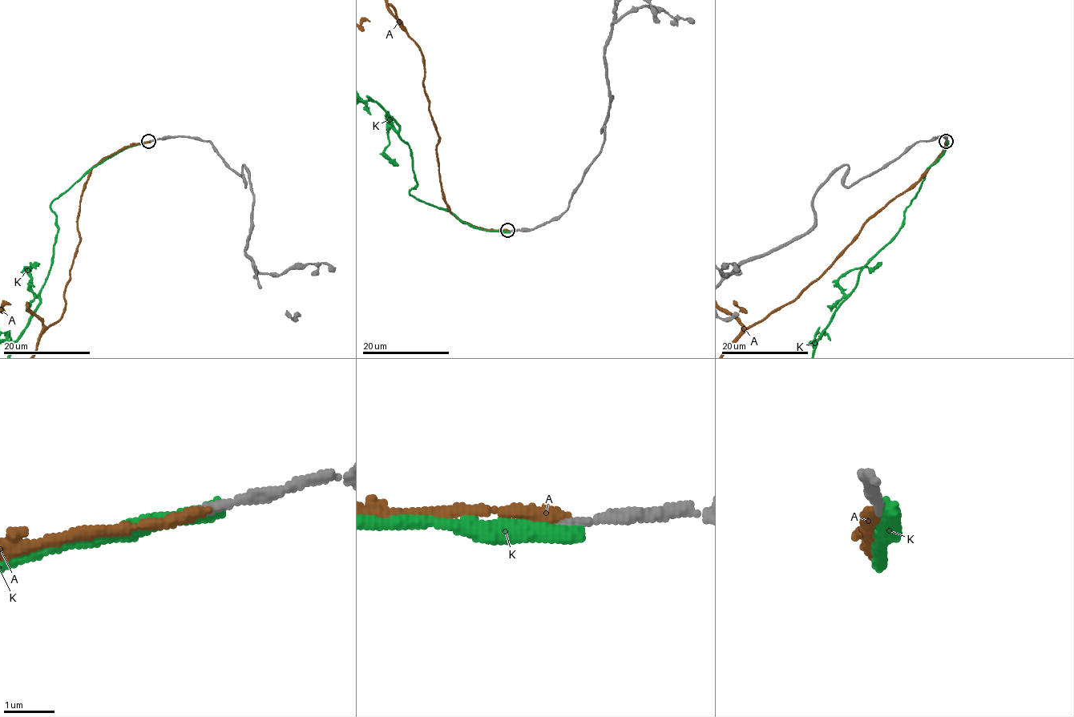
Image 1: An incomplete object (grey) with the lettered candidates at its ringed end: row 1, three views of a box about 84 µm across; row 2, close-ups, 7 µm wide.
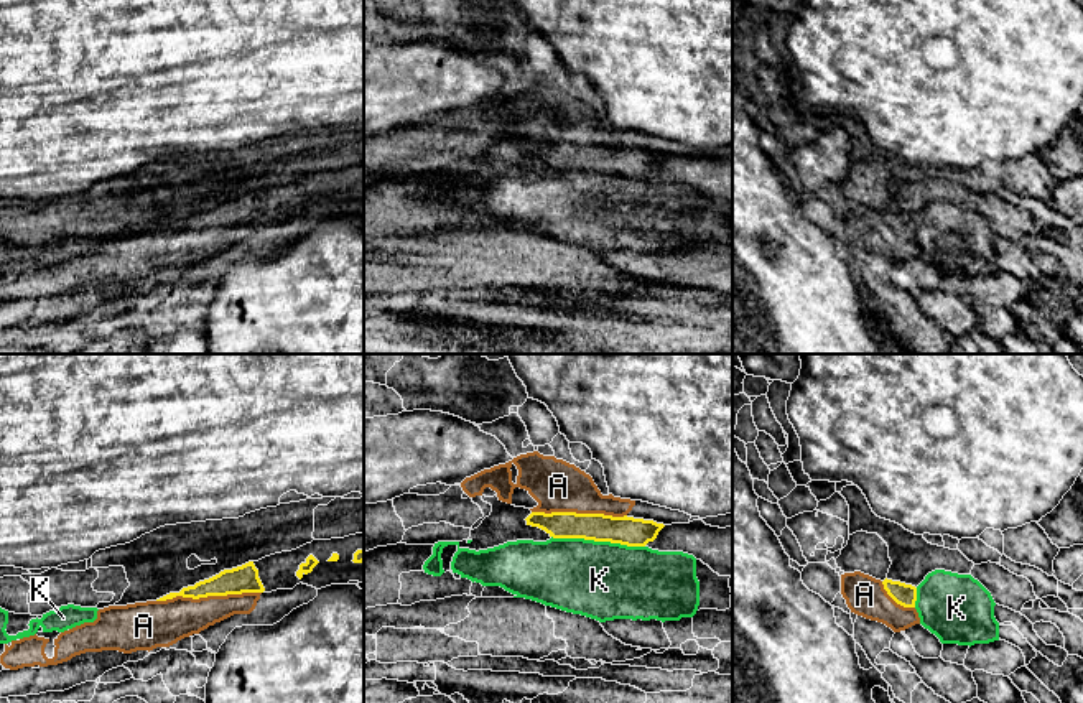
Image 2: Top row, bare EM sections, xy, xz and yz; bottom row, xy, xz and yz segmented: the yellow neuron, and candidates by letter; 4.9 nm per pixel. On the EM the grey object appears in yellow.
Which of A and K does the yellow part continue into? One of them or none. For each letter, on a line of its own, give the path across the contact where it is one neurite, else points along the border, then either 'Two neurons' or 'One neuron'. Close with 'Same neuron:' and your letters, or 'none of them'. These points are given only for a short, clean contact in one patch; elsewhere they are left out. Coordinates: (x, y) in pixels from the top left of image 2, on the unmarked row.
A: One neuron
K: Two neurons
Same neuron: A

